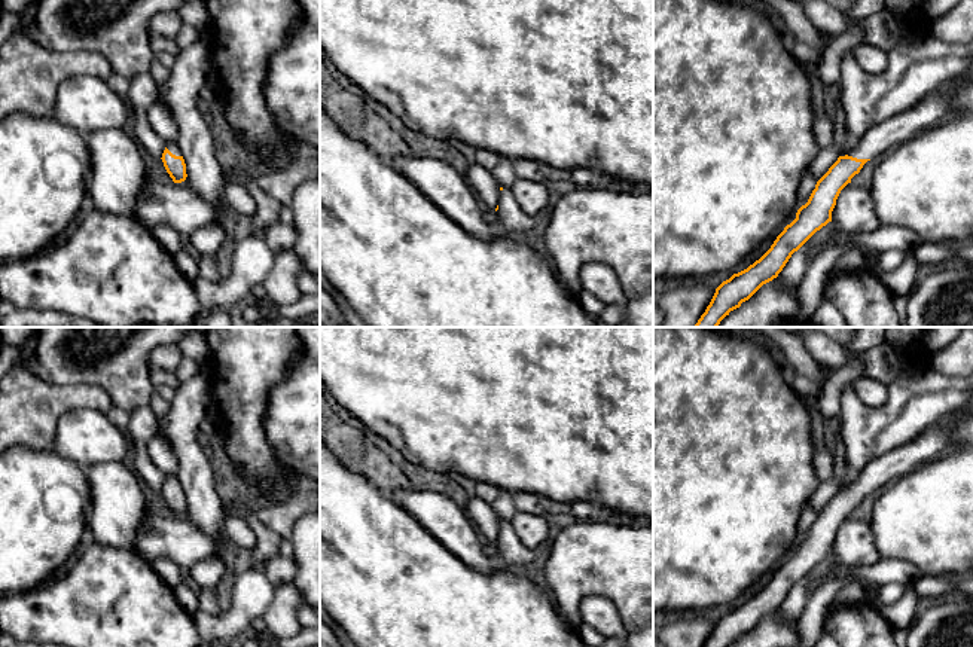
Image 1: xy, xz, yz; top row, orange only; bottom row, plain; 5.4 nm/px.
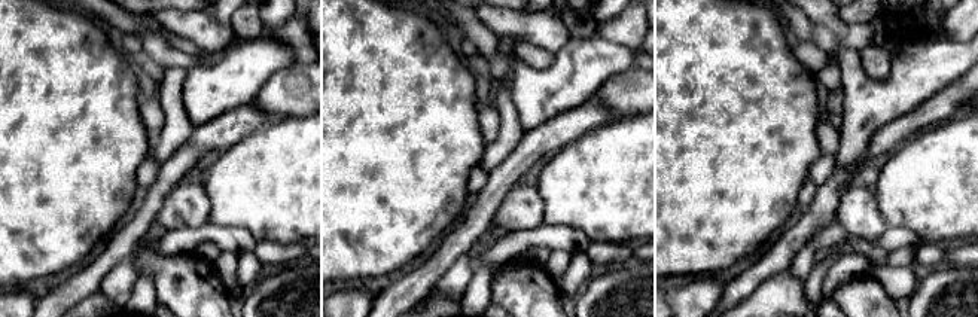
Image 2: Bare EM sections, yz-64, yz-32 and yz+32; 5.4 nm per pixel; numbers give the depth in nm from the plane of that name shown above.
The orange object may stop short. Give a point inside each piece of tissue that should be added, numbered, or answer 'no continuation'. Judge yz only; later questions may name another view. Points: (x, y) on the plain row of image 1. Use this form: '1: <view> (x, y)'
1: yz (884, 470)

